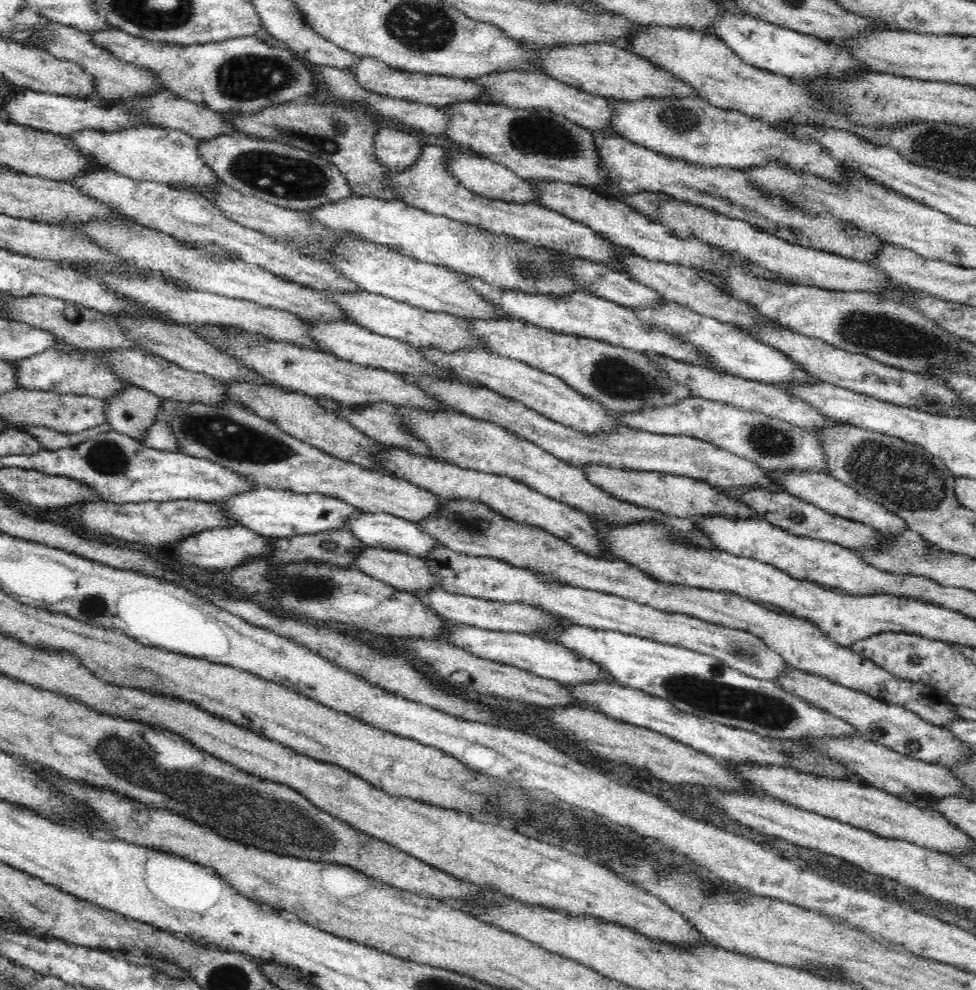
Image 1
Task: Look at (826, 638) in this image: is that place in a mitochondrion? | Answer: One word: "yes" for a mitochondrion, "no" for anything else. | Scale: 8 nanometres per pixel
no

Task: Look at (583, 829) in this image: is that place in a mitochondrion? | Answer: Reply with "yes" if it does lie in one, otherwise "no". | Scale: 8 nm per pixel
no

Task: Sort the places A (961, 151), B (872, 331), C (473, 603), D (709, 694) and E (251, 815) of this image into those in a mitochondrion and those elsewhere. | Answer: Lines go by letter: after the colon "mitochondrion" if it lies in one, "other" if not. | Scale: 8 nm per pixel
A: mitochondrion
B: mitochondrion
C: other
D: mitochondrion
E: mitochondrion

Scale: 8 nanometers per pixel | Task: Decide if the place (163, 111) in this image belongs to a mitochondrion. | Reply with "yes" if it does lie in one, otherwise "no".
no

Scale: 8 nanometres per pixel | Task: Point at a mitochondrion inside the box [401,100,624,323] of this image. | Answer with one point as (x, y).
(540, 134)

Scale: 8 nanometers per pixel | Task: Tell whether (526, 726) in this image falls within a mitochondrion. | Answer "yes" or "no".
no

